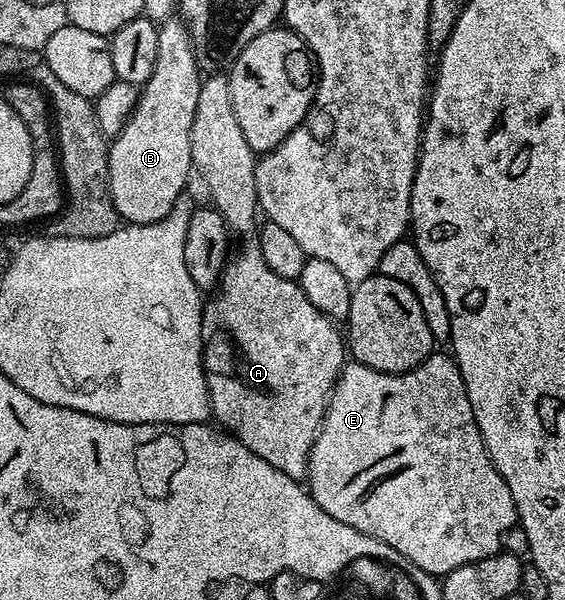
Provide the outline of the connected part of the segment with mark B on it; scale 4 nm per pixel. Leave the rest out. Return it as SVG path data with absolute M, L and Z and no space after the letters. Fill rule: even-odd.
M179 17L165 19L158 27L158 61L154 73L139 88L136 107L125 127L108 148L108 188L117 216L125 224L157 223L181 202L188 174L193 174L190 129L202 72L190 41L188 24Z

